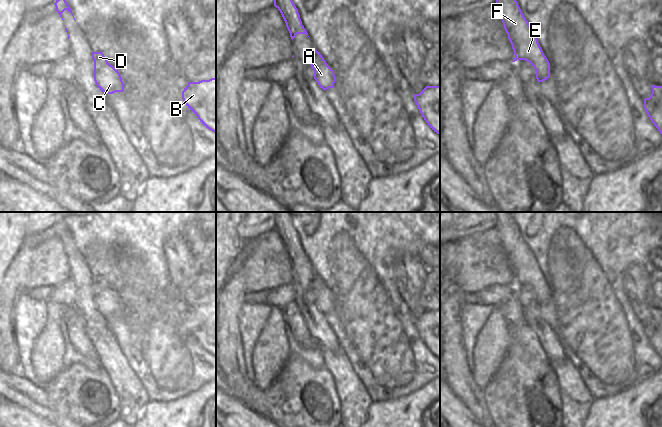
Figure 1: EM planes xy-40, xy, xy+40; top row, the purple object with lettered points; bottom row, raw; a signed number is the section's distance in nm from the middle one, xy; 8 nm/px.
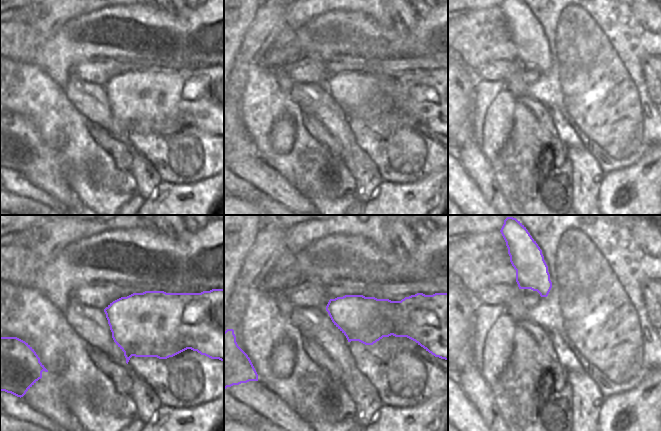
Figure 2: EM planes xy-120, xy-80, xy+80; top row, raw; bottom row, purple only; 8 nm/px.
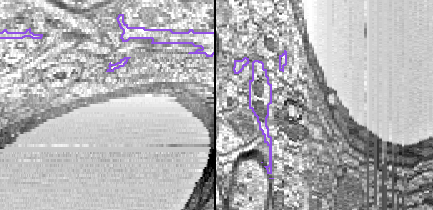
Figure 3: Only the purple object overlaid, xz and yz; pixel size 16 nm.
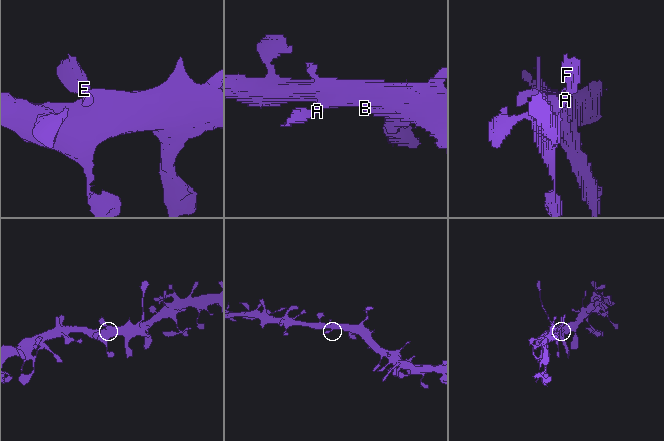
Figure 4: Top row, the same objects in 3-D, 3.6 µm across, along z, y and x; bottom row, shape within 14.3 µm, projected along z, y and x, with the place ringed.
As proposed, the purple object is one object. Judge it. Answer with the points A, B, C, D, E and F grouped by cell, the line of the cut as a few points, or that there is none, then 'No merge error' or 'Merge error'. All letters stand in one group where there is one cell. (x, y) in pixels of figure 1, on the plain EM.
Groups: A B C D E F. No split. No merge error

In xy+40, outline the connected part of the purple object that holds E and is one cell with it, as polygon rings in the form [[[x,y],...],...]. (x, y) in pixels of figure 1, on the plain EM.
[[[496,212],[496,215],[498,217],[496,229],[515,279],[512,286],[517,284],[529,286],[536,295],[537,305],[547,304],[550,301],[550,287],[514,219],[508,212]]]

